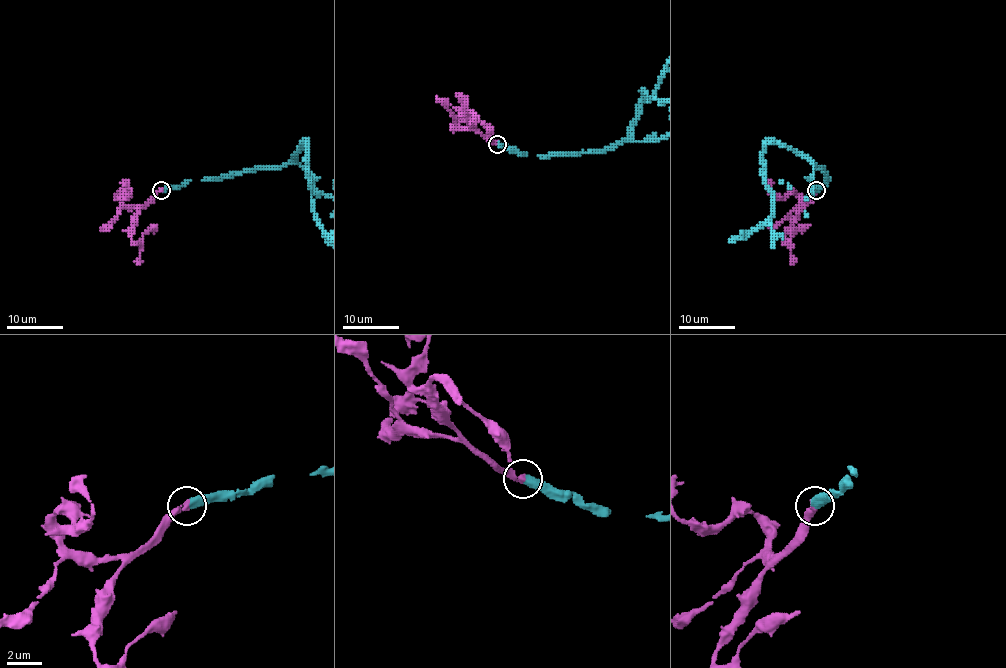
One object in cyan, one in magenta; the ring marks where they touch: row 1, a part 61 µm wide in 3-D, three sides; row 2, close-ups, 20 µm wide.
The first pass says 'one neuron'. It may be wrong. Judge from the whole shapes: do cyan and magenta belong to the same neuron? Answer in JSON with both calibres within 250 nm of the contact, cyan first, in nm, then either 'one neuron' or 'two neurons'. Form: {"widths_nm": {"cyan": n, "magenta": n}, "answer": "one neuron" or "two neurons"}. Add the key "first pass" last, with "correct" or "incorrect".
{"widths_nm": {"cyan": 500, "magenta": 340}, "answer": "one neuron", "first pass": "correct"}

